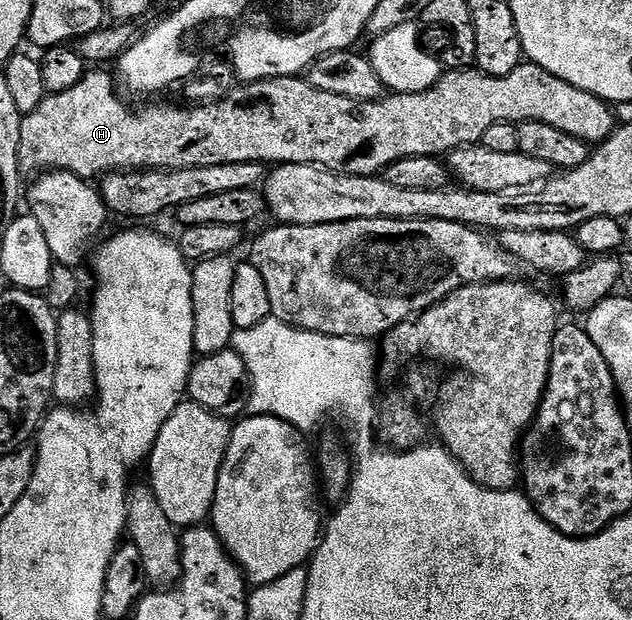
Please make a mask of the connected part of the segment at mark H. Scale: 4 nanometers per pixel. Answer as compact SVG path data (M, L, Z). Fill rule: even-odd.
M523 64L517 66L512 72L508 72L508 76L500 76L499 78L493 78L492 76L488 76L487 74L483 74L481 70L477 68L450 68L443 73L442 77L438 79L438 83L435 84L432 88L428 88L424 92L412 92L411 94L396 94L393 92L387 93L385 96L378 99L377 102L357 102L356 100L352 100L348 96L336 96L332 92L320 92L320 88L316 88L313 86L309 80L302 76L295 76L293 78L269 78L268 80L264 80L263 82L247 82L245 84L239 85L237 88L239 90L234 90L231 92L227 98L222 98L219 102L210 102L207 106L173 106L170 102L158 102L162 100L154 100L151 106L142 106L139 110L129 110L128 107L125 106L124 103L121 102L120 99L114 95L114 82L116 86L116 78L113 73L105 74L105 69L102 68L94 68L91 69L85 76L80 80L80 84L76 84L76 88L68 88L68 92L60 92L59 94L47 94L46 98L40 104L40 108L36 108L36 112L32 112L31 114L25 115L23 117L22 123L20 124L20 148L18 149L18 168L19 171L25 172L27 175L30 173L30 176L37 175L39 172L49 172L53 169L56 170L67 170L68 172L72 172L76 176L80 176L81 178L87 180L97 179L99 176L105 176L115 170L175 170L176 168L196 168L197 166L207 166L208 164L228 164L229 162L261 162L263 164L281 164L283 162L307 162L308 164L312 164L313 166L323 166L326 170L334 170L337 174L355 174L356 176L364 176L365 178L371 176L381 175L384 171L386 171L389 166L393 164L396 160L404 160L408 156L446 156L449 155L452 150L460 150L463 146L473 146L475 144L481 143L482 137L484 136L484 132L488 132L488 128L492 128L492 124L496 124L497 122L512 122L512 123L520 123L520 122L543 122L544 124L552 124L552 128L560 128L560 132L568 132L568 136L576 136L576 140L584 140L587 144L601 144L606 141L607 138L610 137L611 134L614 133L616 129L616 121L614 122L614 114L611 107L605 102L602 98L597 98L595 94L589 94L588 92L584 92L580 88L576 88L572 84L568 84L564 80L560 80L560 76L552 76L552 72L548 72L544 68L540 68L539 66L533 64Z

